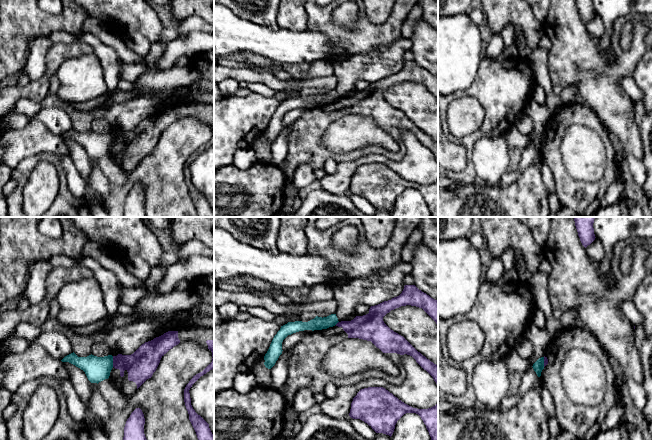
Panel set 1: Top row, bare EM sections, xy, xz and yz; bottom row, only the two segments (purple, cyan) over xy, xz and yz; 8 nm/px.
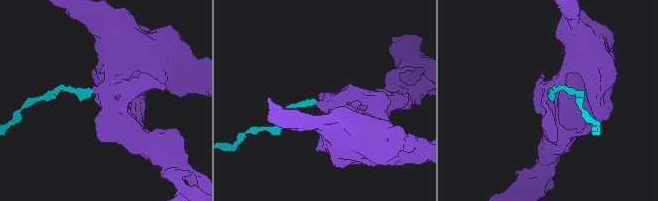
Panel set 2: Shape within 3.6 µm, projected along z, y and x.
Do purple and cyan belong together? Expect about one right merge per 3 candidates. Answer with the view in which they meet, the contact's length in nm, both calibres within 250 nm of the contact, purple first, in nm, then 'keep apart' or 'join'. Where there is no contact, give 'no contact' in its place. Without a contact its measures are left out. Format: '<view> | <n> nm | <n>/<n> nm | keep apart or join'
xy | 90 nm | 240/200 nm | keep apart

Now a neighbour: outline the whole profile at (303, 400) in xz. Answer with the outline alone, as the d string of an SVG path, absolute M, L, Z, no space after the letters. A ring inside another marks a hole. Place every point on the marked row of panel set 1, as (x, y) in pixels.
M302 388L295 393L291 406L300 414L310 409L314 404L315 399L313 393L309 389Z

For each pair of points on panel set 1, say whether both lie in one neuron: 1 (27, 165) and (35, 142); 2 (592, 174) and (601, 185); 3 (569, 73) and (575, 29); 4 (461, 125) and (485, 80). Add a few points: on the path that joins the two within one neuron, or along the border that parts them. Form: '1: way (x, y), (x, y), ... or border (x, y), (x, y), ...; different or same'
1: border (53, 153), (37, 153), (27, 156), (12, 170); different
2: border (606, 164), (604, 174), (599, 179), (583, 182); different
3: way (570, 62), (572, 59), (572, 40); same
4: border (452, 100), (473, 96), (483, 108), (484, 120); different

